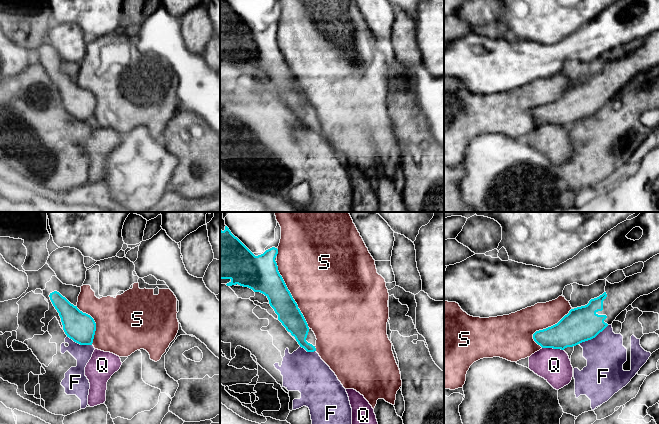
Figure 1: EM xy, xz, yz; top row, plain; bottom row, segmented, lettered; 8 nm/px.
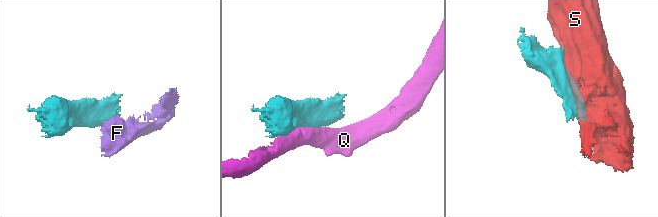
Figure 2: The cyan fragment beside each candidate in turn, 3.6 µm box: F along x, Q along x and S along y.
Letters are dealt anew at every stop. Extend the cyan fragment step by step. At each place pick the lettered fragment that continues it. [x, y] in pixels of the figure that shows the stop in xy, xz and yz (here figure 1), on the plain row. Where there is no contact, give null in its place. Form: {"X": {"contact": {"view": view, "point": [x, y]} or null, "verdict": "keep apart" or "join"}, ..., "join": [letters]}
{"F": {"contact": {"view": "yz", "point": [593, 113]}, "verdict": "keep apart"}, "Q": {"contact": {"view": "yz", "point": [553, 124]}, "verdict": "keep apart"}, "S": {"contact": {"view": "xz", "point": [290, 70]}, "verdict": "keep apart"}, "join": []}

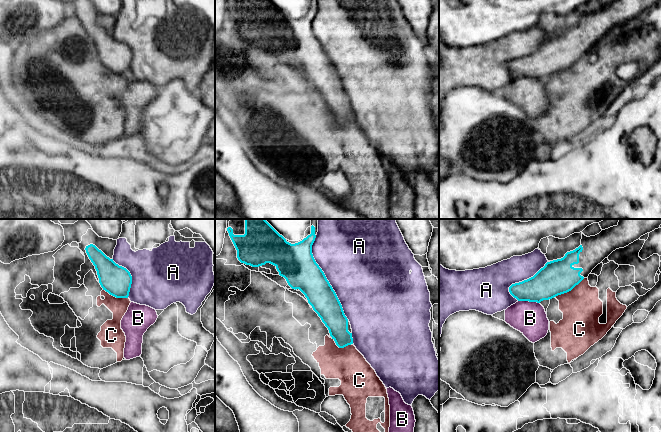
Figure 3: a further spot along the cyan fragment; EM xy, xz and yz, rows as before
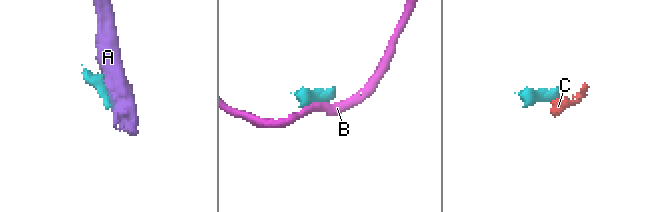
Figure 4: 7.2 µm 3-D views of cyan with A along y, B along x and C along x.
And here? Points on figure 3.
{"A": {"contact": {"view": "xz", "point": [325, 53]}, "verdict": "keep apart"}, "B": {"contact": {"view": "yz", "point": [529, 77]}, "verdict": "keep apart"}, "C": {"contact": {"view": "yz", "point": [569, 66]}, "verdict": "keep apart"}, "join": []}

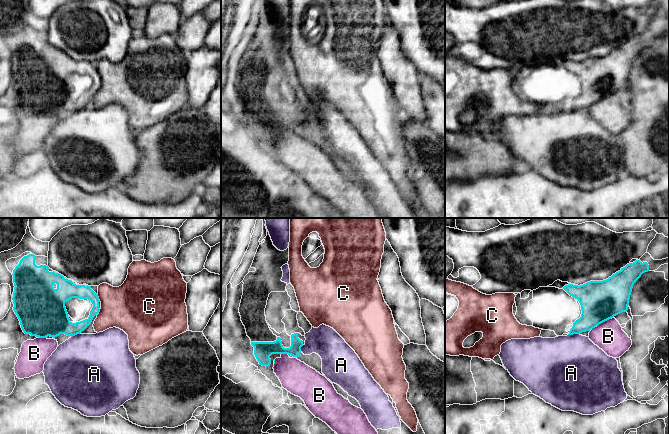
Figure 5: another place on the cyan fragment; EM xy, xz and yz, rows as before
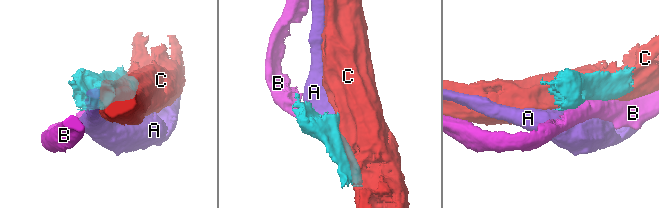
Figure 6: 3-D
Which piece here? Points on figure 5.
{"A": {"contact": {"view": "yz", "point": [573, 109]}, "verdict": "keep apart"}, "B": {"contact": {"view": "yz", "point": [603, 97]}, "verdict": "keep apart"}, "C": {"contact": {"view": "xy", "point": [98, 74]}, "verdict": "keep apart"}, "join": []}

